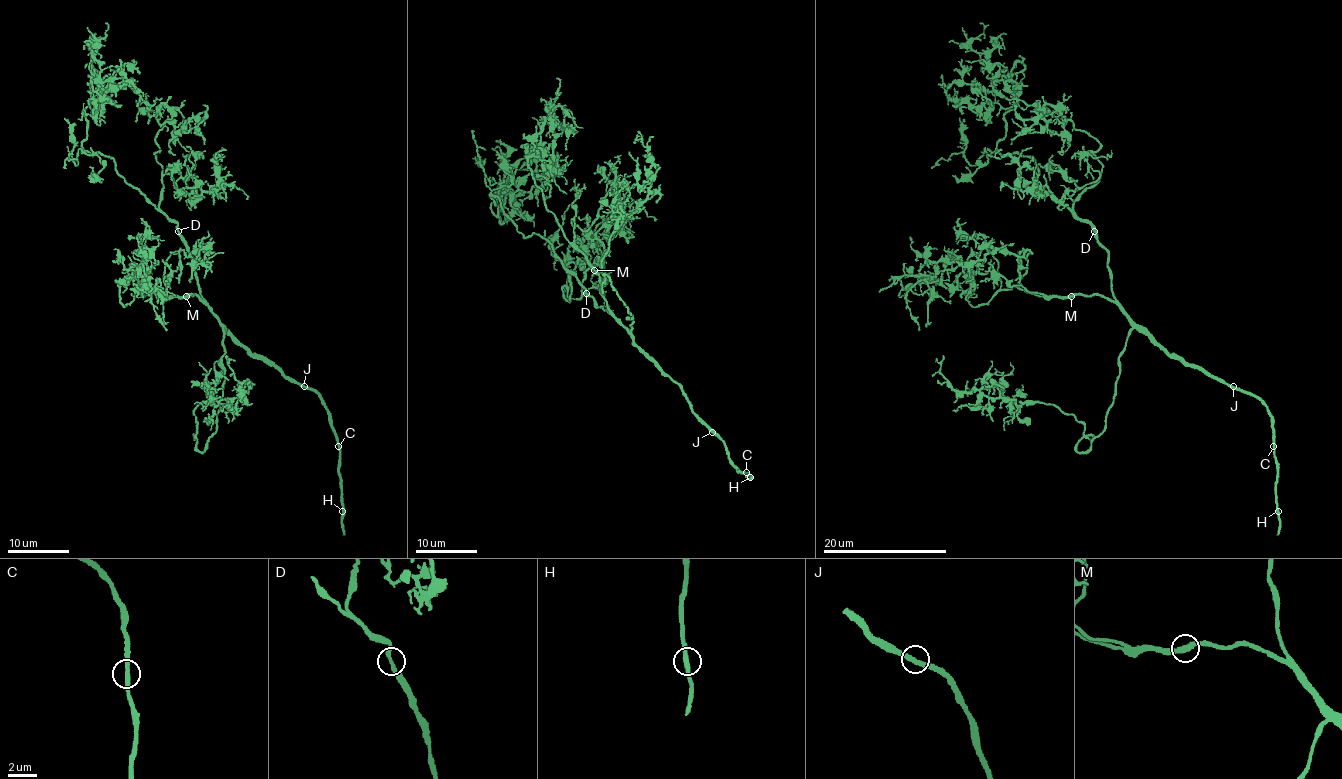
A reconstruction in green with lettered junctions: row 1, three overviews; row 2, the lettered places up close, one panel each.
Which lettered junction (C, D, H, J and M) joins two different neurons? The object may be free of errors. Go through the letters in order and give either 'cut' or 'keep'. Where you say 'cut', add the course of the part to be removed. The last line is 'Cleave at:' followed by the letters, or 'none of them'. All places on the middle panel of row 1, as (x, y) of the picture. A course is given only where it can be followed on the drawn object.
C: keep
D: keep
H: keep
J: keep
M: keep
Cleave at: none of them

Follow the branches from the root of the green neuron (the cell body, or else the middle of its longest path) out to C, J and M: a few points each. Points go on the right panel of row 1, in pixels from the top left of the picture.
C: (1111, 291), (1120, 308), (1170, 355), (1177, 355), (1204, 373), (1255, 395), (1270, 417), (1273, 446)
J: (1111, 291), (1120, 308), (1170, 355), (1177, 355), (1187, 364), (1233, 386)
M: (1111, 291), (1112, 301), (1097, 294), (1071, 296)

